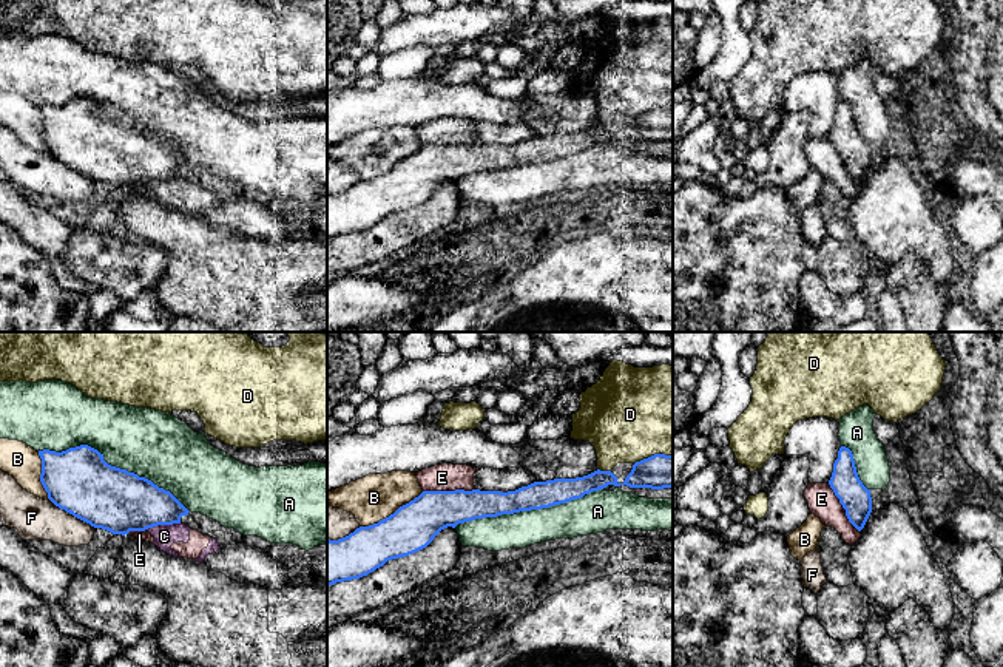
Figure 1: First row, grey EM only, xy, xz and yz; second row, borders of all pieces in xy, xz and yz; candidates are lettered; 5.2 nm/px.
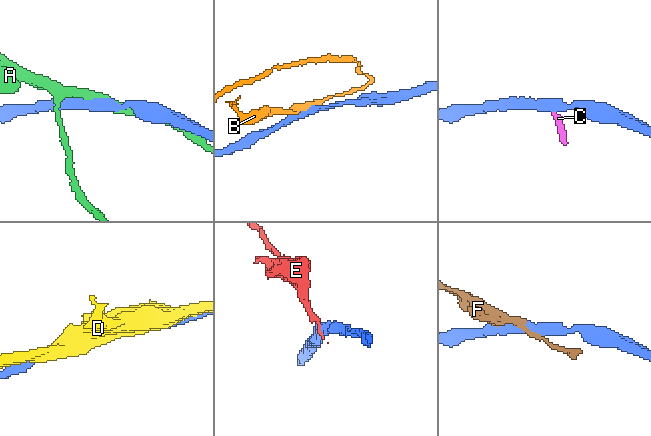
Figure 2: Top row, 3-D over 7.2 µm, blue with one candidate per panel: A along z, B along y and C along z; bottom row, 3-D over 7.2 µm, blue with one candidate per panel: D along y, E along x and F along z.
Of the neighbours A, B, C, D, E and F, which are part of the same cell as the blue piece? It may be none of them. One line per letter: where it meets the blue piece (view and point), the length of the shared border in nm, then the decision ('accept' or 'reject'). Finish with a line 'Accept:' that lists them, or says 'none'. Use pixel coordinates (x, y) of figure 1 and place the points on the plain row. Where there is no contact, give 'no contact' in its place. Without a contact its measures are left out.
A: contact xy (113, 121); length 850 nm; reject
B: contact xz (391, 169); length 380 nm; reject
C: contact xy (162, 178); length 180 nm; reject
D: contact xz (604, 125); length 70 nm; reject
E: contact xz (448, 145); length 280 nm; reject
F: contact xy (73, 169); length 280 nm; reject
Accept: none

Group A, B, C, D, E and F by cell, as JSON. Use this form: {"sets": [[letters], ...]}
{"sets": [["A"], ["B"], ["C", "E"], ["D"], ["F"]]}

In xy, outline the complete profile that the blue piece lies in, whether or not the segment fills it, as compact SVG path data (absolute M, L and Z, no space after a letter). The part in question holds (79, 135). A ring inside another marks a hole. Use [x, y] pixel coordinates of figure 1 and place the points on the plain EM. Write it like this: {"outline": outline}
{"outline": "M88 99L62 107L43 103L39 110L48 153L94 182L125 190L181 178L190 167L170 145L108 119L103 108Z"}

